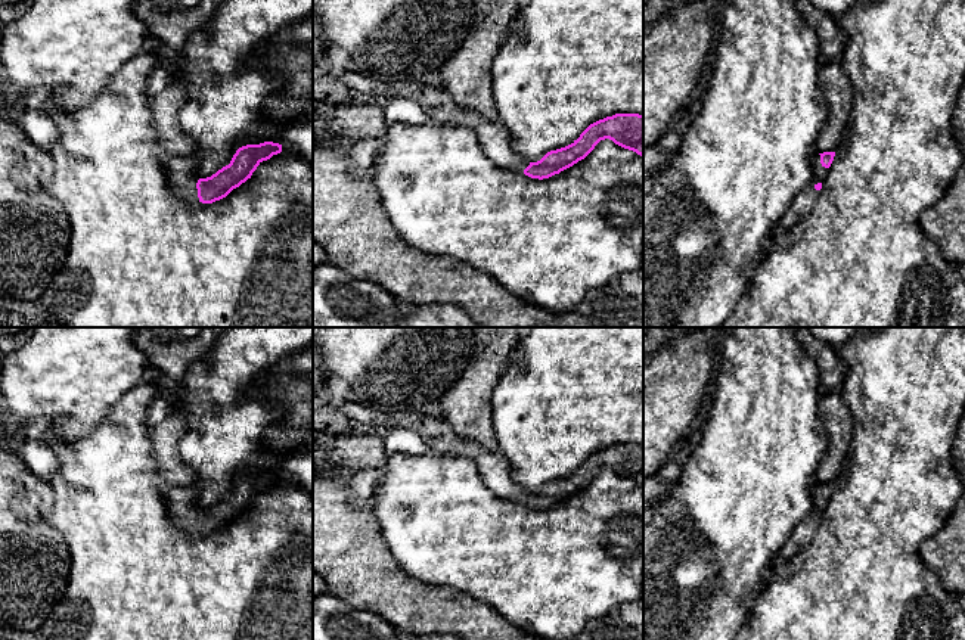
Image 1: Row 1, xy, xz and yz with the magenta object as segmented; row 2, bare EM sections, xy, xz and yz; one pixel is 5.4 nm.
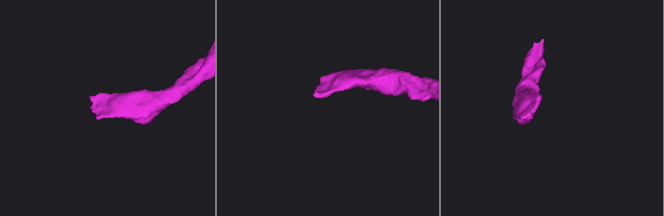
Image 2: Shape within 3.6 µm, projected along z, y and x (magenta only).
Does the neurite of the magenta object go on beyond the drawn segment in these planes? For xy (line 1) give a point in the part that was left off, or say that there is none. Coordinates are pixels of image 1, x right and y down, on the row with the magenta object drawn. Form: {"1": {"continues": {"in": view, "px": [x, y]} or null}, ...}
{"1": {"continues": {"in": "xy", "px": [182, 174]}}}

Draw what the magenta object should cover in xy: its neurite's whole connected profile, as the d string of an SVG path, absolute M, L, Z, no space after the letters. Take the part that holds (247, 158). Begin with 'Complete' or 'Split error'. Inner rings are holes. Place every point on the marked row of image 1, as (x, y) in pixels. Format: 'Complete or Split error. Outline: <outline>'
Split error. Outline: M264 142L236 150L229 165L207 178L198 177L196 158L162 155L173 193L189 205L212 204L239 187L263 162L282 152L282 145Z

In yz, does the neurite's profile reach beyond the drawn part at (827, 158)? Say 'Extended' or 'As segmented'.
Extended

